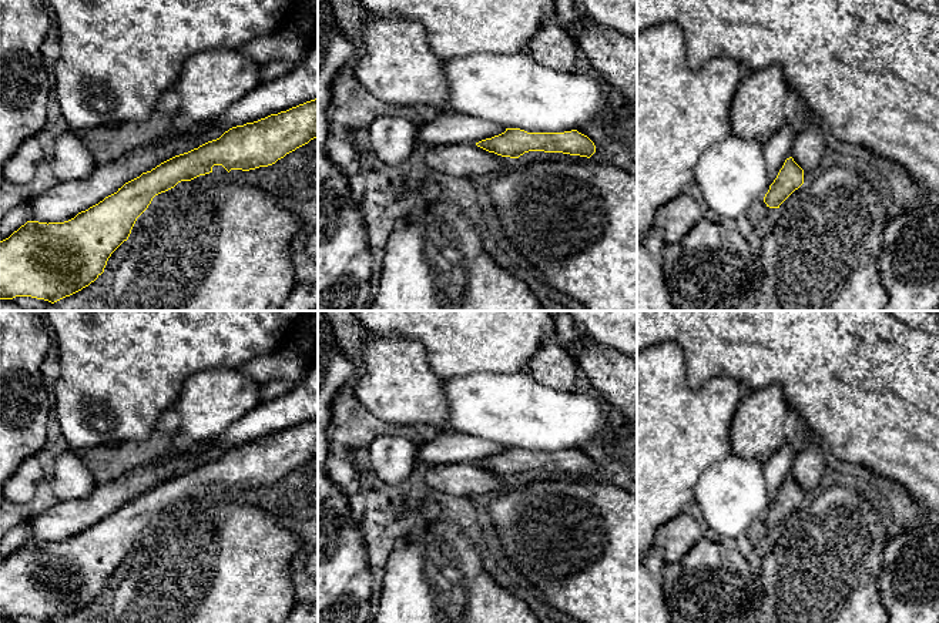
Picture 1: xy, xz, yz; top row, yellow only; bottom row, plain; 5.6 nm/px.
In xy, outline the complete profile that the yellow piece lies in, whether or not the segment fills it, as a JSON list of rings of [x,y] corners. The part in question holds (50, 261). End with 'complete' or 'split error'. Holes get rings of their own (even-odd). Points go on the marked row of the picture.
[[[318,98],[258,121],[232,127],[219,138],[142,173],[125,182],[117,192],[68,221],[48,224],[27,221],[9,238],[0,241],[0,299],[31,297],[54,304],[81,291],[104,272],[108,258],[128,240],[137,218],[155,195],[174,188],[181,181],[191,181],[212,173],[214,165],[222,165],[228,173],[272,165],[316,137]]]; complete

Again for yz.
[[[787,158],[777,178],[769,185],[764,197],[764,202],[769,208],[779,208],[779,205],[804,184],[804,170],[794,161]]]; complete

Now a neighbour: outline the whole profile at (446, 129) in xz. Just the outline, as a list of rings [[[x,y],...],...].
[[[439,111],[432,120],[416,125],[416,140],[427,145],[476,144],[504,133],[506,128],[477,117],[459,115],[453,111]]]

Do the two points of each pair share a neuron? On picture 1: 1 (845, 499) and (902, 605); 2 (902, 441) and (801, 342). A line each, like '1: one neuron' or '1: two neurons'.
1: two neurons
2: one neuron

